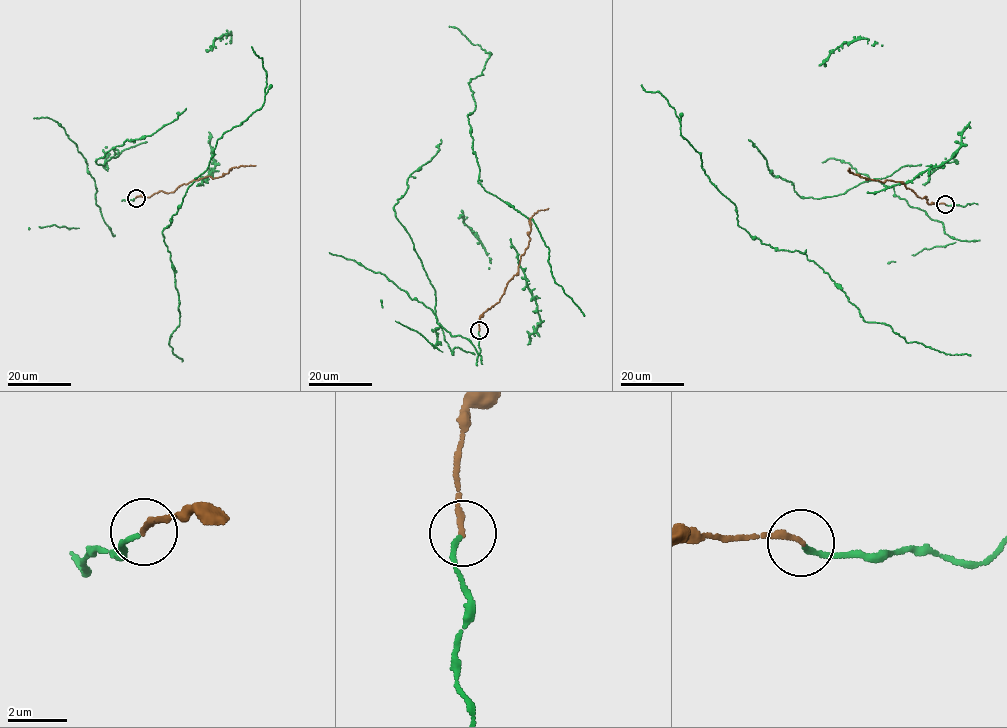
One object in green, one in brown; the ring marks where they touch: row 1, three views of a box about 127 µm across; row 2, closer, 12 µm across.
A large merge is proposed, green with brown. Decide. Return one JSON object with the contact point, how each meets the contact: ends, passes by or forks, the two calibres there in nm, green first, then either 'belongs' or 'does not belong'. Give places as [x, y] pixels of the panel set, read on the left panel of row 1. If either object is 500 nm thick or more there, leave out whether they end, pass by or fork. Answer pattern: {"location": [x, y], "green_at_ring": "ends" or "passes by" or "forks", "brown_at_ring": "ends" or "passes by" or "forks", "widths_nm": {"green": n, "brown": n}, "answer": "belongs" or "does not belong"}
{"location": [136, 198], "green_at_ring": "ends", "brown_at_ring": "ends", "widths_nm": {"green": 160, "brown": 200}, "answer": "belongs"}

